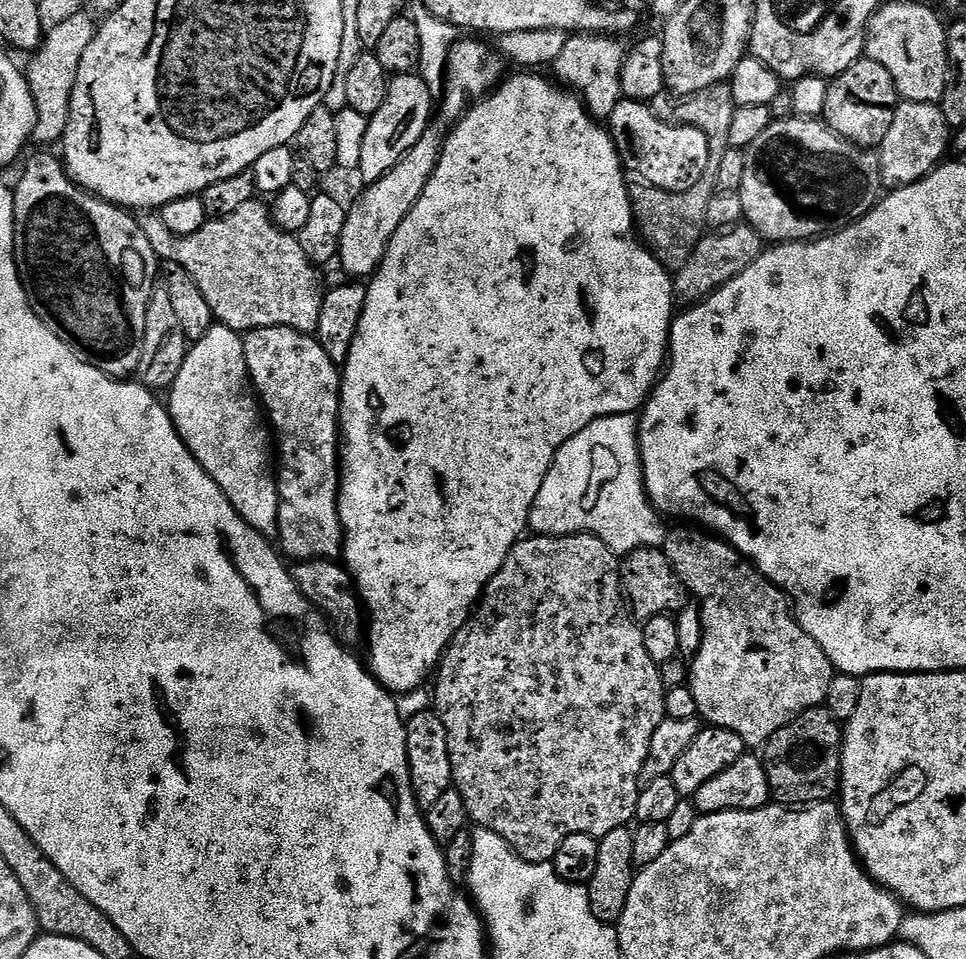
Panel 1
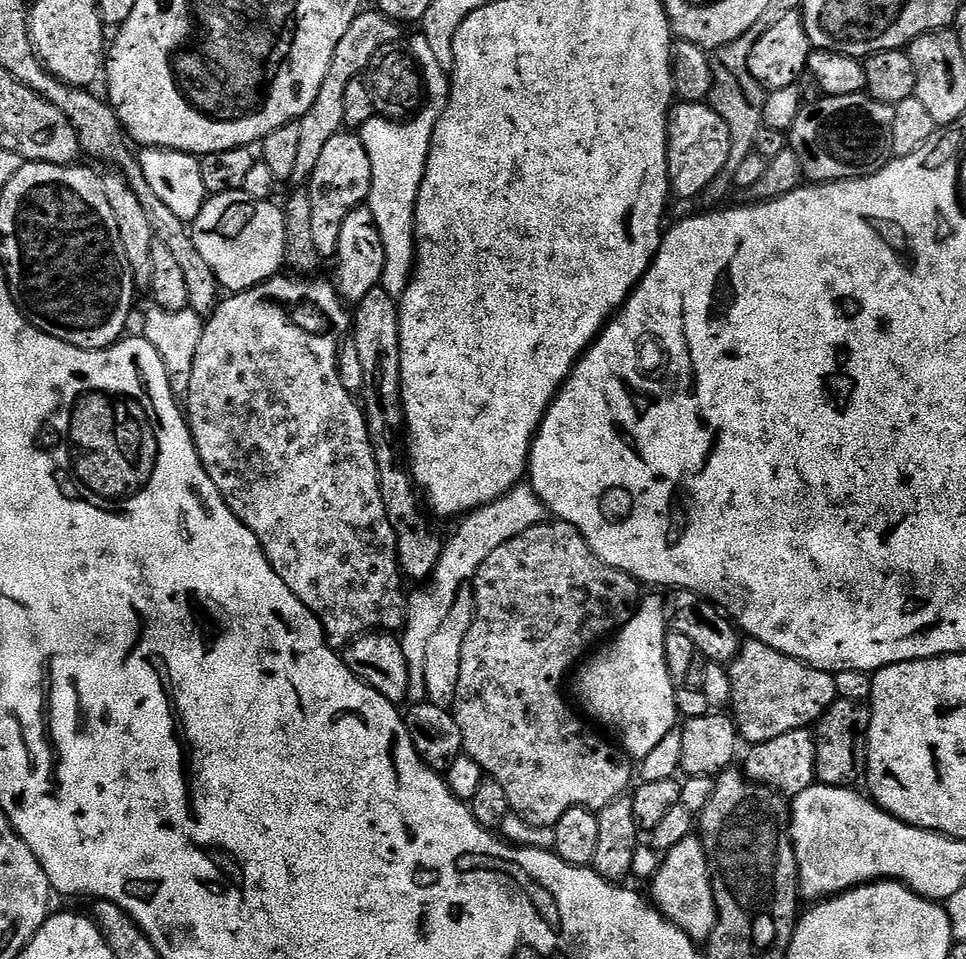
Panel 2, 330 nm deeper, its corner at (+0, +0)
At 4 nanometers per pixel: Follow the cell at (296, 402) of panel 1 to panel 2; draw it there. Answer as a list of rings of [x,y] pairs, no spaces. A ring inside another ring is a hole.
[[[304,274],[284,275],[274,275],[258,286],[246,289],[245,292],[237,292],[221,299],[211,316],[203,321],[201,342],[194,353],[190,386],[186,395],[188,428],[192,431],[192,441],[198,450],[198,458],[210,482],[218,486],[226,506],[230,506],[234,515],[258,538],[278,578],[282,578],[282,582],[290,586],[296,597],[309,610],[315,612],[329,637],[336,639],[337,636],[338,639],[344,640],[343,642],[351,642],[357,636],[369,632],[382,631],[392,634],[403,629],[406,607],[406,588],[400,585],[402,573],[400,556],[396,552],[396,535],[382,502],[378,466],[374,462],[374,450],[368,433],[368,419],[364,416],[363,407],[358,403],[357,397],[351,396],[346,386],[342,386],[342,378],[338,374],[338,353],[342,347],[342,337],[345,335],[343,332],[347,328],[349,331],[350,328],[350,312],[340,299],[336,285],[331,279],[312,280],[316,278],[309,278]]]

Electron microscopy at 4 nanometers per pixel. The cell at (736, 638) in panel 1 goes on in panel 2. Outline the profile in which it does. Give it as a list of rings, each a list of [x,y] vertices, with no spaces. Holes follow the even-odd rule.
[[[749,639],[741,647],[740,653],[736,655],[727,671],[732,683],[730,712],[741,737],[749,745],[770,742],[770,738],[782,738],[782,734],[787,732],[815,725],[820,715],[838,698],[833,673],[821,672],[819,668],[814,668],[811,664],[804,664],[800,660],[790,658],[766,646],[761,640]]]

